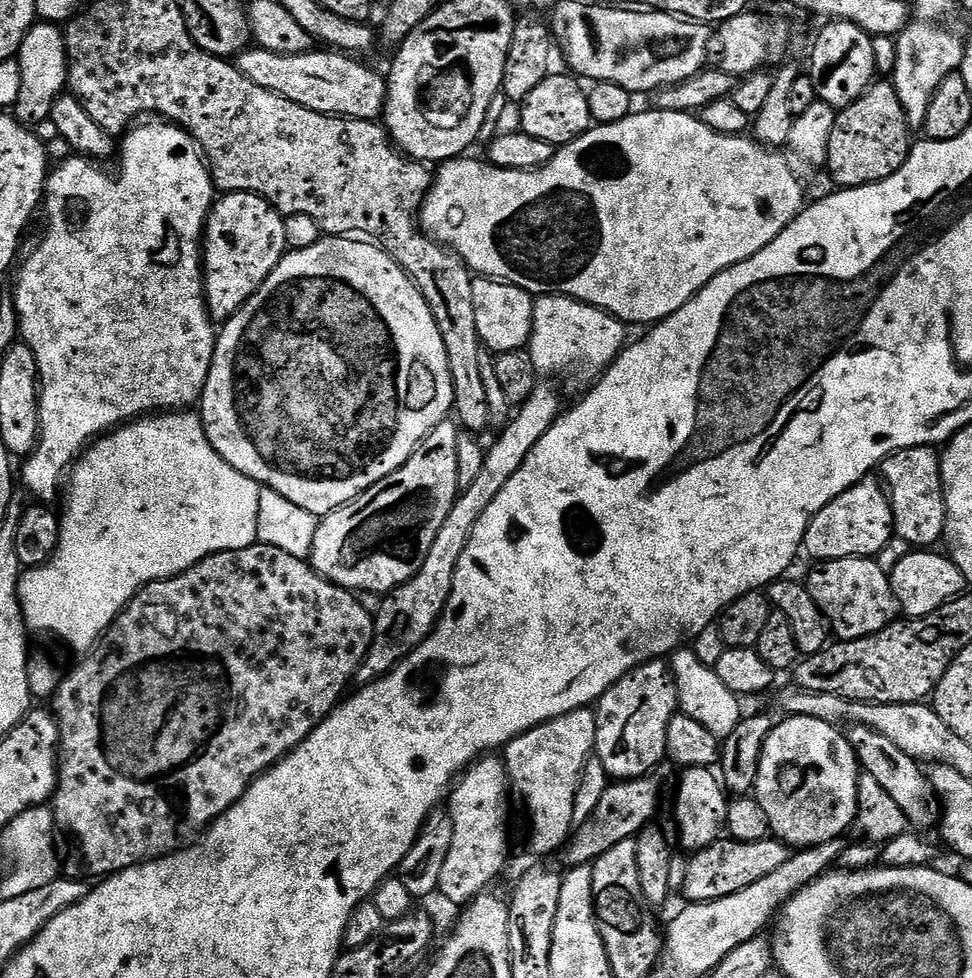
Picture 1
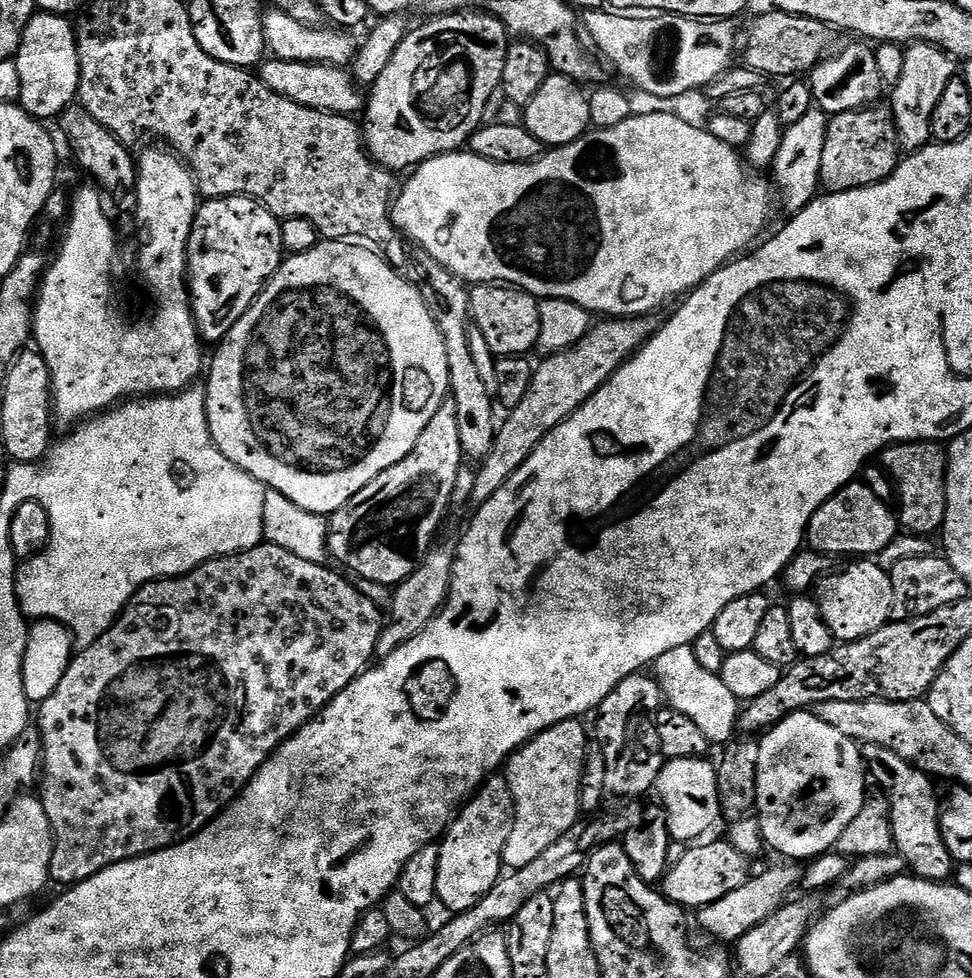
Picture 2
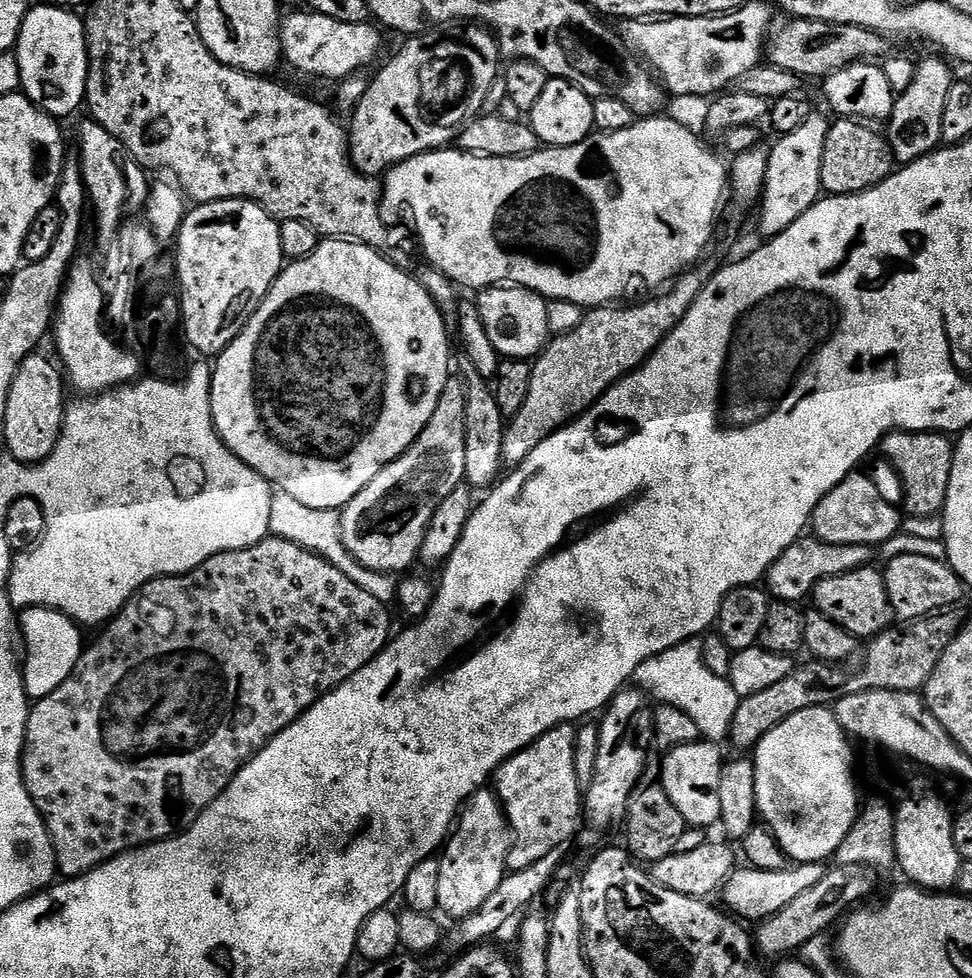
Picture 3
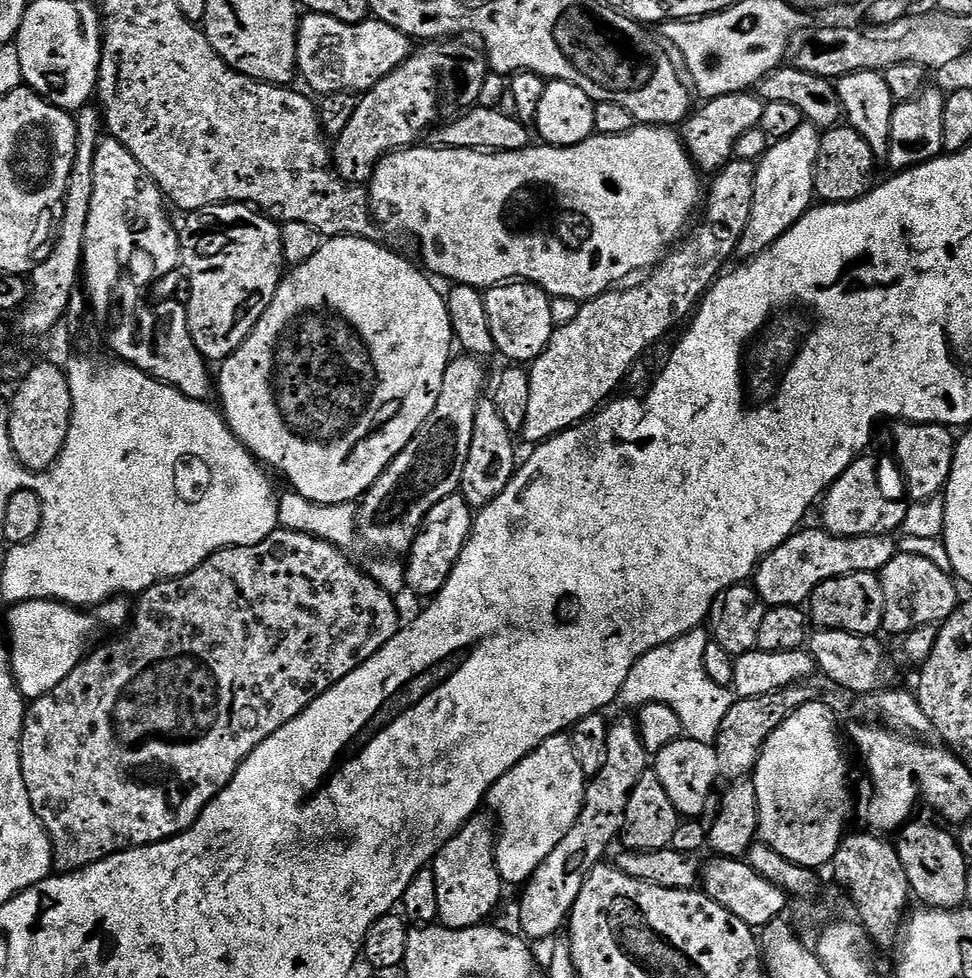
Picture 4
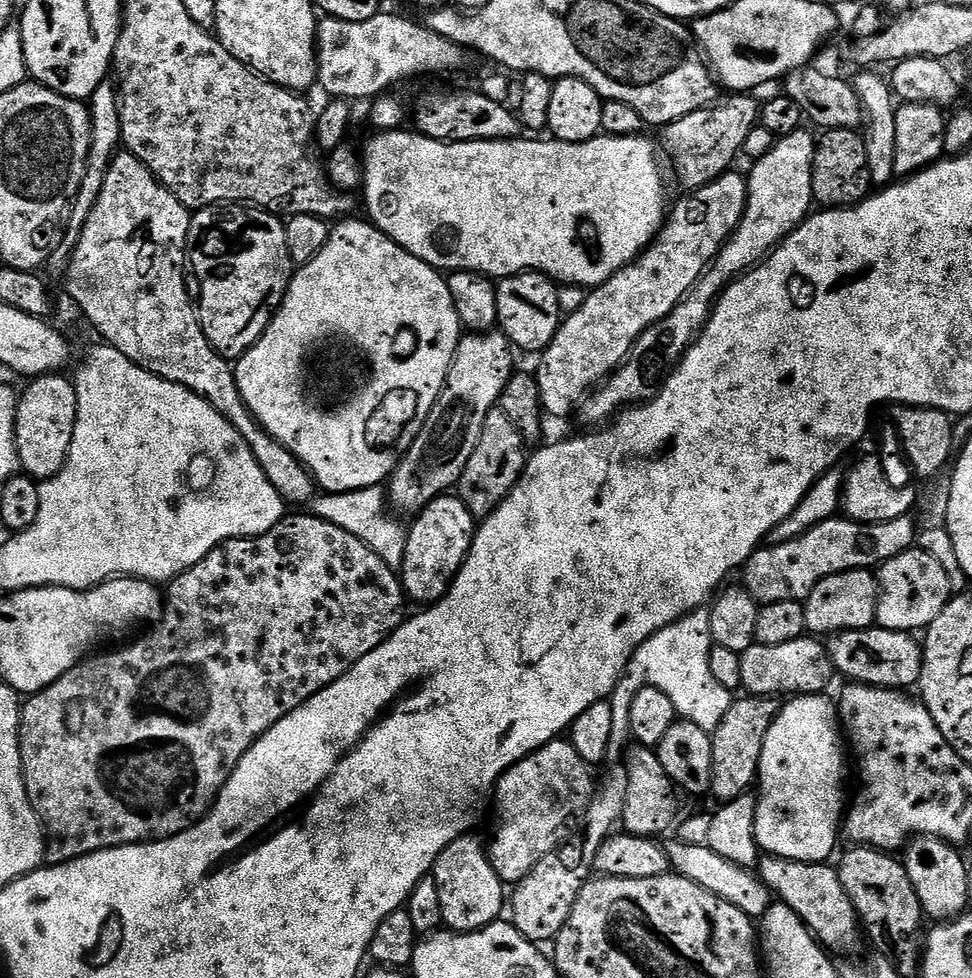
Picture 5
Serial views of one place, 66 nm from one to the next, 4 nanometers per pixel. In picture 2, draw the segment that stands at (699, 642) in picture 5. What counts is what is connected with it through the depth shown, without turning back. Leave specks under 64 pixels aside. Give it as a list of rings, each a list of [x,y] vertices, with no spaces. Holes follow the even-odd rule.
[[[690,644],[678,646],[662,654],[652,666],[652,672],[664,692],[665,699],[679,713],[693,719],[706,735],[709,743],[722,746],[729,743],[738,728],[740,701],[734,698],[719,676],[710,674],[698,663]]]

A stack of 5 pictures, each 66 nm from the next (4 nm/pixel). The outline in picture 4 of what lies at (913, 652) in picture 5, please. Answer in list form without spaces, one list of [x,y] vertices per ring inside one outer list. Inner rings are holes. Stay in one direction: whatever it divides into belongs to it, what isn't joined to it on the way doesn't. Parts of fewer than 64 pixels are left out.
[[[821,628],[813,631],[806,641],[806,651],[812,656],[817,669],[828,680],[833,680],[840,688],[848,692],[871,694],[883,692],[893,687],[892,679],[896,668],[888,657],[888,652],[879,644],[876,636],[855,636],[846,630]]]

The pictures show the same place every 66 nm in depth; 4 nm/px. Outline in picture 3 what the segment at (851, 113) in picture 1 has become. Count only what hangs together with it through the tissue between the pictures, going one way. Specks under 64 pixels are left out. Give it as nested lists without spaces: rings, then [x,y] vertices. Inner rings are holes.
[[[840,118],[829,127],[826,142],[822,150],[822,170],[820,171],[820,186],[830,196],[857,196],[859,192],[882,183],[894,171],[892,148],[888,144],[887,135],[883,131],[875,132],[873,125],[861,122],[856,118]]]

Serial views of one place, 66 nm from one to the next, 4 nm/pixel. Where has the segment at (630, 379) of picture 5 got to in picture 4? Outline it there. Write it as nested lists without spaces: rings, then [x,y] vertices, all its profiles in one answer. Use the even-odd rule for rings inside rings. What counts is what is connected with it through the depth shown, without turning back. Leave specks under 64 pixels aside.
[[[804,123],[790,134],[790,138],[782,138],[775,141],[769,147],[768,153],[758,161],[756,169],[756,181],[754,182],[754,206],[750,206],[750,222],[746,222],[746,230],[740,239],[738,249],[739,255],[744,258],[751,258],[762,254],[771,244],[778,242],[786,230],[790,230],[808,213],[808,209],[813,207],[814,193],[814,174],[816,173],[816,163],[818,162],[818,146],[820,145],[821,129],[815,124]]]

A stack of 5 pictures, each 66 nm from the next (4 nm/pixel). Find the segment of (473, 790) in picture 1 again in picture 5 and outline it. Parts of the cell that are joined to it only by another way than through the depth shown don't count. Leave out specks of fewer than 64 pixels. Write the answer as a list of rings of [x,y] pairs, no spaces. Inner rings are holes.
[[[465,834],[458,837],[434,862],[430,875],[438,886],[438,903],[442,905],[442,914],[440,915],[443,927],[457,932],[477,932],[480,928],[485,928],[501,919],[503,910],[506,908],[506,885],[501,880],[500,875],[494,870],[492,861],[488,859],[488,853],[485,845],[480,845],[480,840],[473,834]]]

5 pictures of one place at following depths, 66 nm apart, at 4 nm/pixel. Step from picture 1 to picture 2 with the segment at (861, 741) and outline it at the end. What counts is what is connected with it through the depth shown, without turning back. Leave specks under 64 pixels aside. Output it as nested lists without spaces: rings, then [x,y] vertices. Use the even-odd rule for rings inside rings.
[[[877,744],[862,748],[864,763],[870,776],[880,783],[879,791],[887,796],[892,807],[892,829],[895,849],[906,858],[908,868],[924,880],[947,881],[954,872],[954,861],[944,841],[940,820],[940,800],[936,797],[933,777],[921,768],[915,768],[906,758],[898,758],[894,750]]]

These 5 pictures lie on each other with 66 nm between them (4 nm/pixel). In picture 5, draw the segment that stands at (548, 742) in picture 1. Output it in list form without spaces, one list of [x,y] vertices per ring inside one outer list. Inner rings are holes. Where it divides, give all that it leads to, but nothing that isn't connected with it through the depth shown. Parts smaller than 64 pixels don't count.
[[[557,738],[518,761],[497,780],[496,833],[486,851],[505,885],[515,885],[546,853],[557,847],[564,823],[576,812],[584,771],[586,765],[578,750],[567,739]]]

